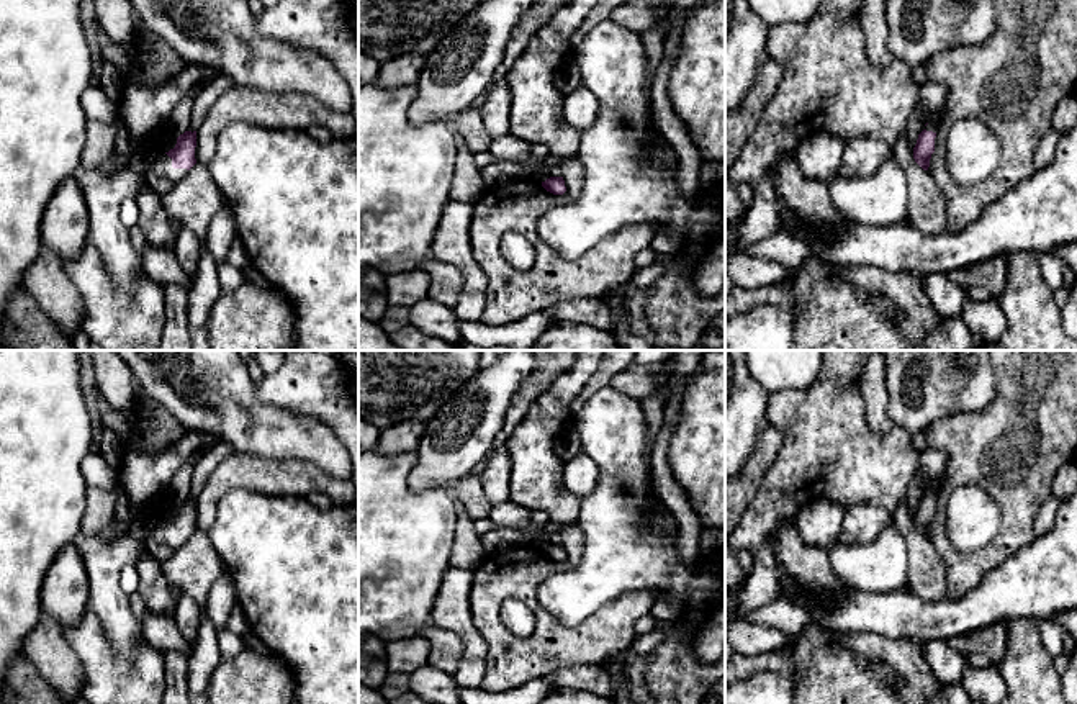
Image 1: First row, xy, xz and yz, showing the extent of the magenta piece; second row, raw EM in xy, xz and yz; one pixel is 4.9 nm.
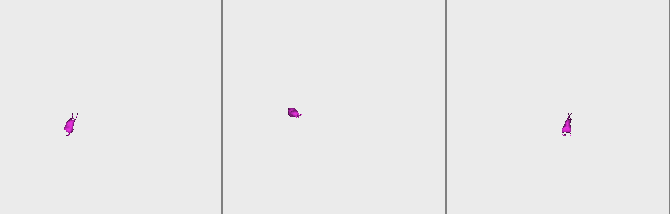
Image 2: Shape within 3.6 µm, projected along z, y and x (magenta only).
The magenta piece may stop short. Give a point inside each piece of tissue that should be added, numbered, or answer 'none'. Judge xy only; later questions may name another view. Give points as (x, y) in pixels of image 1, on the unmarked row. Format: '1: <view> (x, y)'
1: xy (161, 542)

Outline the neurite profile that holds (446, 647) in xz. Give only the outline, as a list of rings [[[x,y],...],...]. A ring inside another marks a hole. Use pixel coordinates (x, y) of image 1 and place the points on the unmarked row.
[[[427,624],[419,635],[430,645],[427,665],[453,676],[463,655],[462,639],[457,634],[432,624]]]

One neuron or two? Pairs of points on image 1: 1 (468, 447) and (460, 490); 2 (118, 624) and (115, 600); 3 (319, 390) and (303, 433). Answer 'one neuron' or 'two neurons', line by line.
1: two neurons
2: one neuron
3: two neurons

